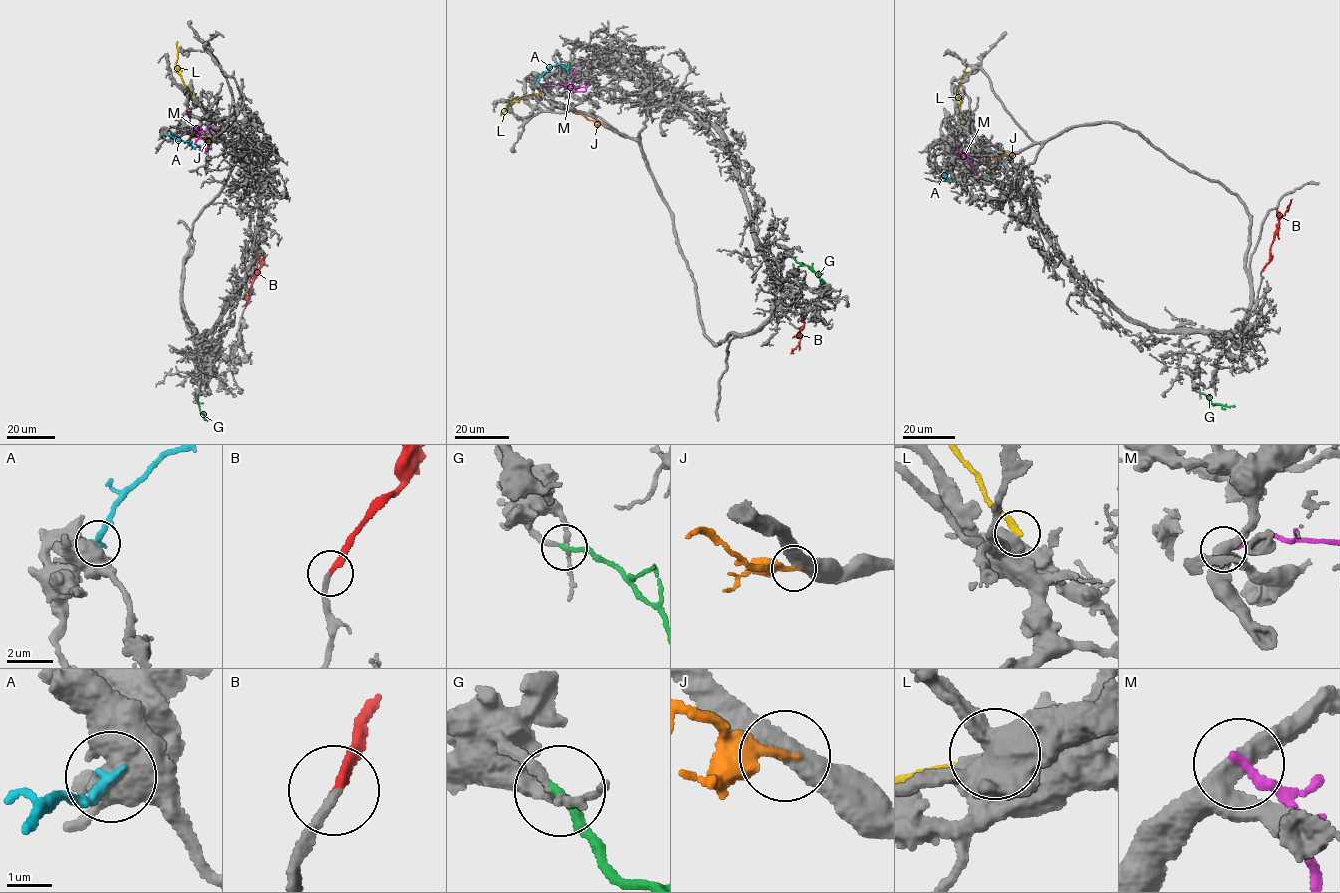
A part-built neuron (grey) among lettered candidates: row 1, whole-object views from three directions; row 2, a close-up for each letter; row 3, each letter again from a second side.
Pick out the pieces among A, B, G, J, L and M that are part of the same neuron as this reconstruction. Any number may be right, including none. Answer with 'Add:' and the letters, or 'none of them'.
Add: B, G

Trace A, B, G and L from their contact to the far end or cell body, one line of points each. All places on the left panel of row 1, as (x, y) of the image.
A: (166, 134), (198, 147)
B: (244, 308), (253, 277), (261, 266), (256, 257), (259, 250)
G: (198, 398), (199, 408), (207, 420)
L: (191, 94), (175, 66), (177, 41)

